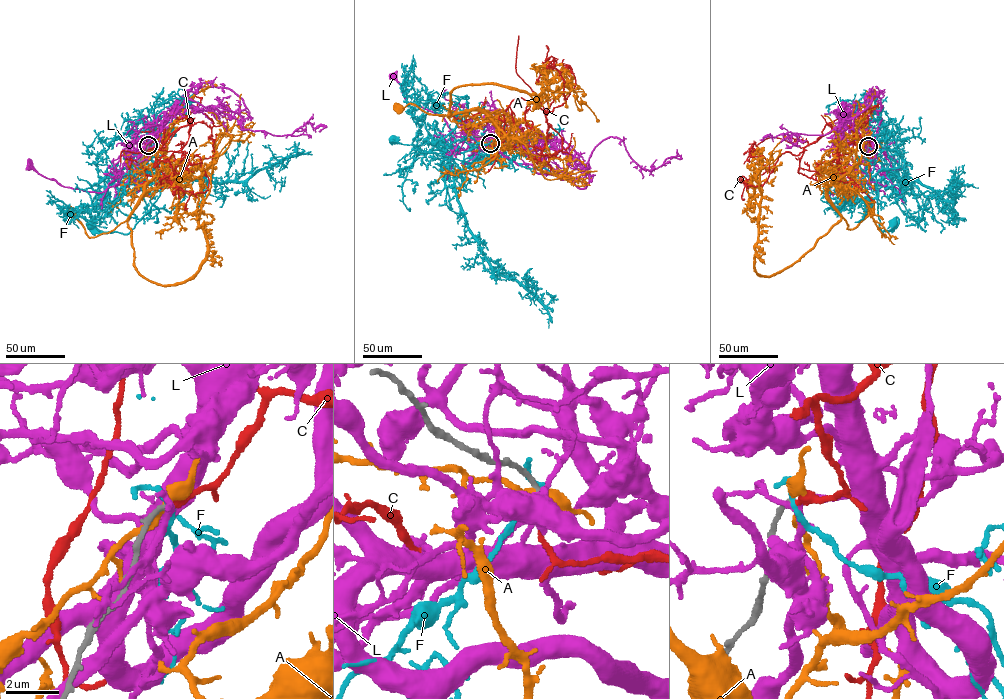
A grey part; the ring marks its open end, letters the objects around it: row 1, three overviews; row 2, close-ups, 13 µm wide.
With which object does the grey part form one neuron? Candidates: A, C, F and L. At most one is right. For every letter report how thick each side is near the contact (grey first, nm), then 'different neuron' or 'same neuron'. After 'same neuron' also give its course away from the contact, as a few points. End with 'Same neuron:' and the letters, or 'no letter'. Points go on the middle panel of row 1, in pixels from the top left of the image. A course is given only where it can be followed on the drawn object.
A: 200/300 nm | different neuron
C: 170/360 nm | same neuron | via (490, 143), (544, 147), (544, 109), (551, 112), (565, 103), (575, 84), (570, 67), (550, 62), (551, 67)
F: 170/160 nm | different neuron
L: 170/200 nm | different neuron
Same neuron: C

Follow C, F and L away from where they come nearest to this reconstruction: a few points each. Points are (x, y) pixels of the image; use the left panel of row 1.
C: (148, 145), (191, 124), (181, 148), (199, 156), (207, 176), (202, 161), (176, 151), (164, 160), (174, 174)
F: (148, 145), (145, 161), (154, 167), (160, 186), (149, 211), (127, 234), (90, 225)
L: (148, 145), (137, 156), (130, 178), (102, 192), (65, 187), (29, 166)

